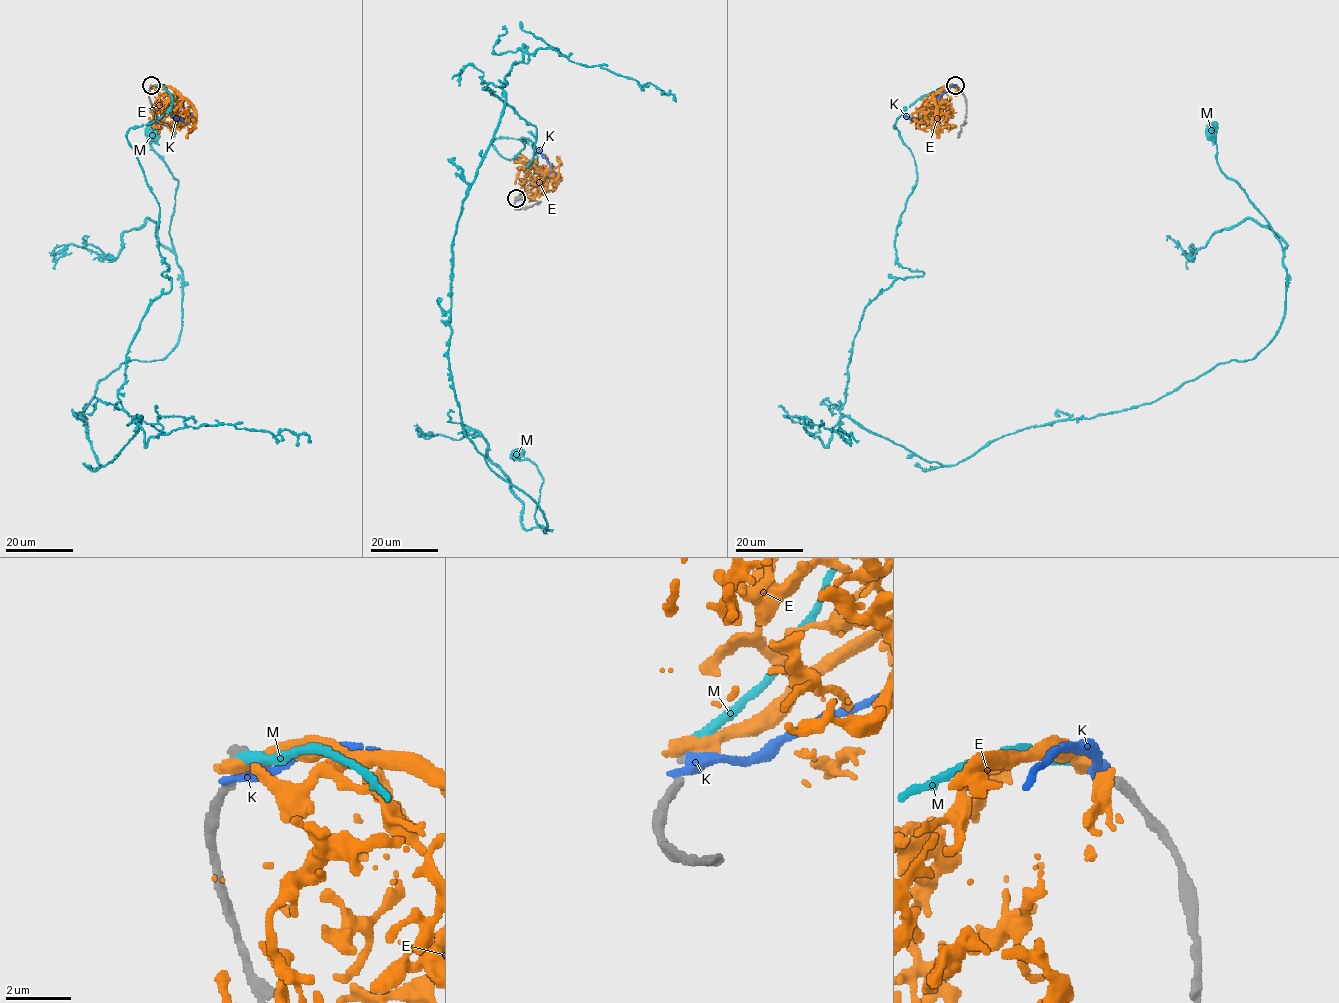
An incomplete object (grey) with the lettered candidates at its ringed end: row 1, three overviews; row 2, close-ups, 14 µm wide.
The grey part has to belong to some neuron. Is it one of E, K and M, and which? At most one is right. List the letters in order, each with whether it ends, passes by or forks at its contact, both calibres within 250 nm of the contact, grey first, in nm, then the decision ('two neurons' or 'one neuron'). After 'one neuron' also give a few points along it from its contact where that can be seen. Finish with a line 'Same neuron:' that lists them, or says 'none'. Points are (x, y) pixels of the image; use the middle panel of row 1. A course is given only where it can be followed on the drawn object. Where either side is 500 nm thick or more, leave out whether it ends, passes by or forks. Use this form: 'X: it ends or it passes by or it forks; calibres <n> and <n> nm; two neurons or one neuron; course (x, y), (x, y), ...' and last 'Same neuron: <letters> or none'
E: calibres 280 and 550 nm; two neurons
K: calibres 280 and 500 nm; two neurons
M: it ends; calibres 280 and 340 nm; one neuron; course (517, 198), (537, 153), (491, 144), (536, 128), (490, 83), (449, 369), (548, 529), (419, 430)
Same neuron: M

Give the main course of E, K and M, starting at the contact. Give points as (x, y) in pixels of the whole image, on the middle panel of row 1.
E: (516, 198), (549, 176), (535, 194), (528, 195), (527, 192), (533, 193), (529, 202)
K: (517, 198), (535, 193), (548, 178), (557, 177), (538, 148)
M: (517, 198), (537, 153), (491, 144), (536, 128), (490, 83), (449, 369), (548, 529), (419, 430)

